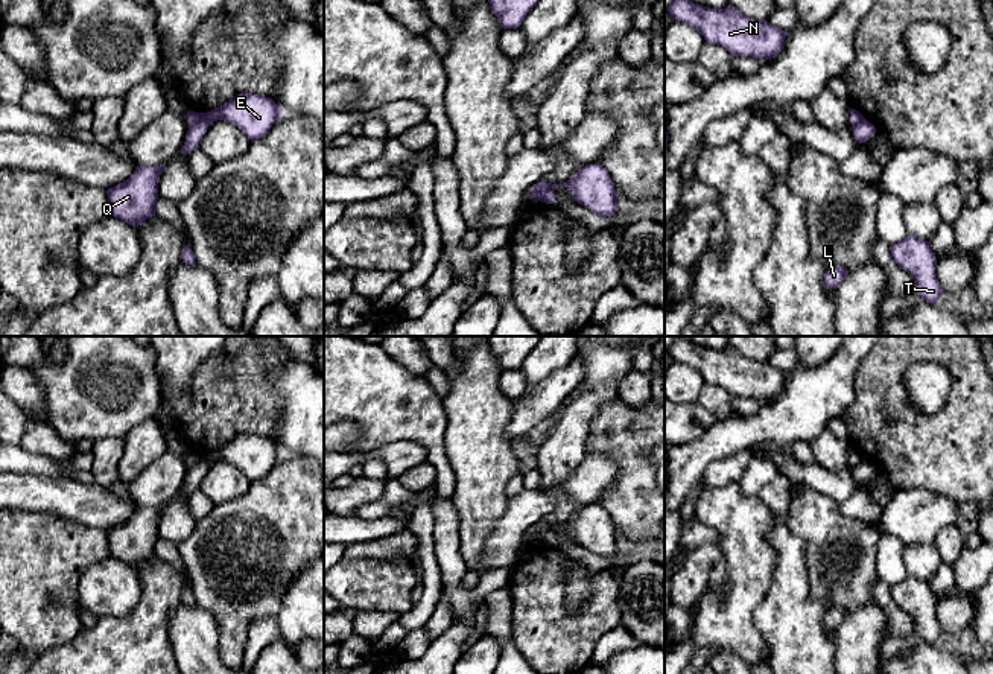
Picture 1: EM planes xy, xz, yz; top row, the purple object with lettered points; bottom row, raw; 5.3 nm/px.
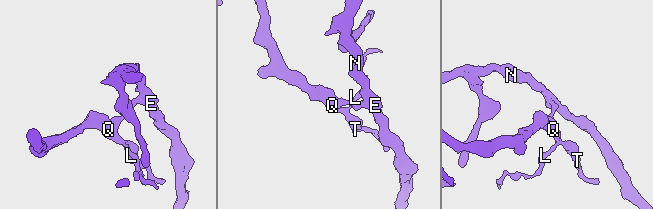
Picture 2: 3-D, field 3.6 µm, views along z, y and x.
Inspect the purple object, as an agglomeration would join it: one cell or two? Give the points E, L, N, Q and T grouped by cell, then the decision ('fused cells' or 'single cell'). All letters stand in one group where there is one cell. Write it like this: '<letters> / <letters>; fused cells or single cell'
E N / L Q T; fused cells

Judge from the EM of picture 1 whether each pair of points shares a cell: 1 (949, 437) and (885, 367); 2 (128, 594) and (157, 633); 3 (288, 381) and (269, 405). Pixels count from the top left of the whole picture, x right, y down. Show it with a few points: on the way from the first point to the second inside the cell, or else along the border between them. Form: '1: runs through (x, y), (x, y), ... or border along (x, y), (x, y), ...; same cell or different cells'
1: runs through (926, 434), (885, 390); same cell
2: border along (137, 569), (137, 604), (125, 615), (102, 618); different cells
3: border along (277, 358), (265, 371), (280, 397), (276, 428); different cells

